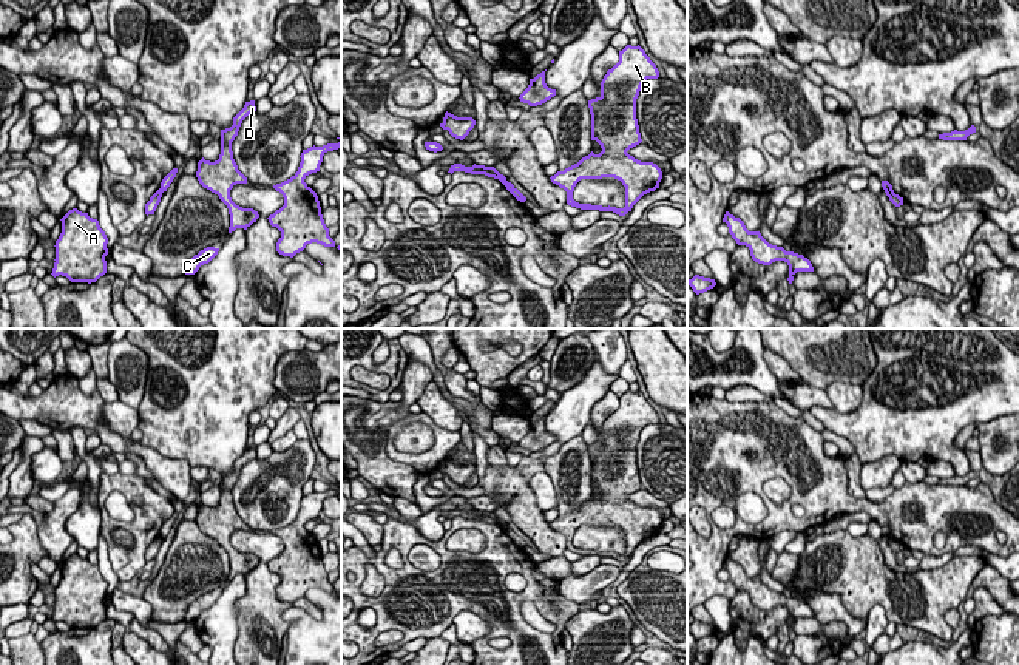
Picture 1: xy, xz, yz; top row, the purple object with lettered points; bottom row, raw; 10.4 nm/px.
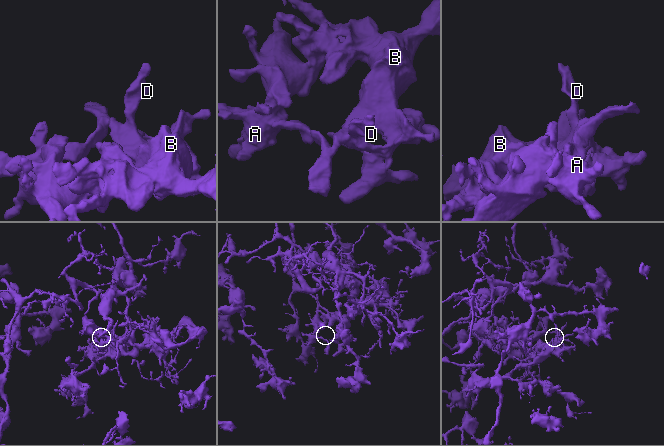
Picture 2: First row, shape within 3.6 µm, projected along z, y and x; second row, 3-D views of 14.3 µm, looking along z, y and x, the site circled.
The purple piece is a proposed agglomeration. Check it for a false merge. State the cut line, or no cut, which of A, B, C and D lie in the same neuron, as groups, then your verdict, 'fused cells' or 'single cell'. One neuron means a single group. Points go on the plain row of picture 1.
xz (507, 526), (505, 531) | A / B C D | fused cells

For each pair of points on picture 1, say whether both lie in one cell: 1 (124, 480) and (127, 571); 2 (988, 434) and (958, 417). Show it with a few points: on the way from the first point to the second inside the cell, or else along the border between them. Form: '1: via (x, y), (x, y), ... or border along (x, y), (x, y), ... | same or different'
1: via (147, 503), (147, 523), (138, 548) | same
2: border along (1002, 414), (990, 420), (968, 423), (956, 435) | different

